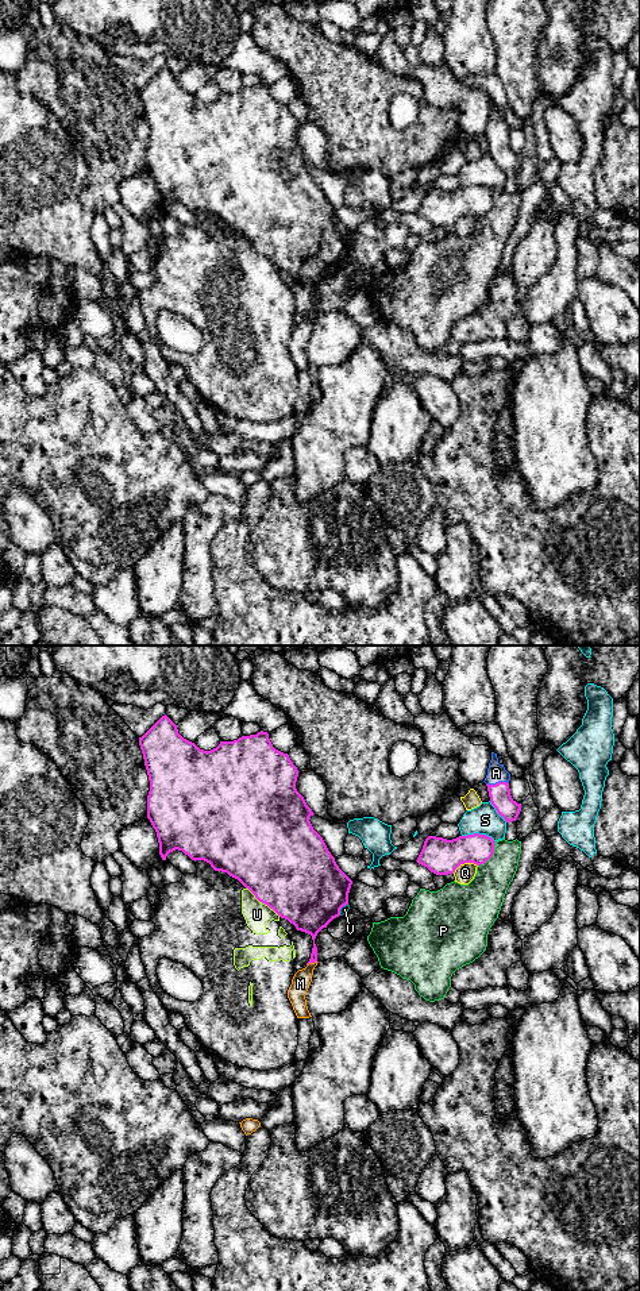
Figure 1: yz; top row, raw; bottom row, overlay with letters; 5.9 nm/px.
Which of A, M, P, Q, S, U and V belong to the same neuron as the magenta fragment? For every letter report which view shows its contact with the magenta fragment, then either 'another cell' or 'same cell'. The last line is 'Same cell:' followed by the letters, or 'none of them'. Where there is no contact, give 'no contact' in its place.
A: meets magenta in yz; same cell
M: meets magenta in yz; another cell
P: meets magenta in yz; another cell
Q: meets magenta in yz; another cell
S: meets magenta in yz; another cell
U: meets magenta in yz; another cell
V: meets magenta in yz; another cell
Same cell: A

